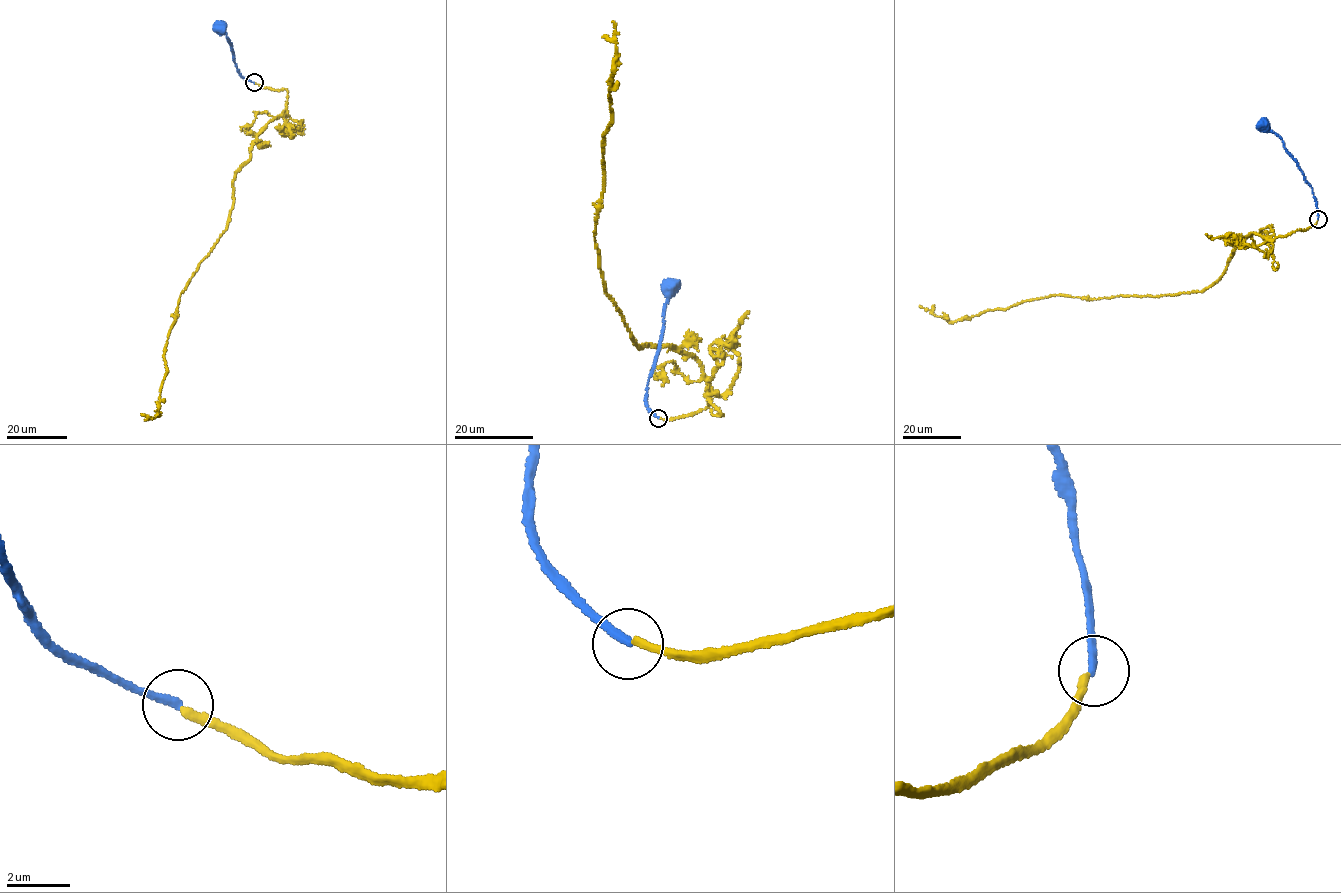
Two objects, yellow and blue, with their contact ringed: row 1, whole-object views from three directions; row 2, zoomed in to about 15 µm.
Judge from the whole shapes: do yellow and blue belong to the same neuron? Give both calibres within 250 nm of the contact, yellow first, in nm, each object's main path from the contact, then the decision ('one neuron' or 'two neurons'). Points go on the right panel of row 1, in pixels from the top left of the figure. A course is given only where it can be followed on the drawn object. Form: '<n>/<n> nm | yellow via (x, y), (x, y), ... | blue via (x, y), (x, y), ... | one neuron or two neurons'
280/280 nm | yellow via (1318, 219), (1273, 239), (1253, 233), (1201, 291), (1051, 294), (954, 321), (919, 305) | blue via (1318, 218), (1313, 189), (1298, 163), (1285, 150), (1280, 138), (1263, 122) | two neurons

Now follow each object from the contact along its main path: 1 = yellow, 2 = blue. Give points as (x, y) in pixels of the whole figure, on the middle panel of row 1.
1: (659, 418), (703, 410), (710, 390), (698, 359), (639, 349), (606, 292), (595, 224), (612, 21)
2: (658, 418), (647, 405), (646, 390), (663, 329), (670, 285)

